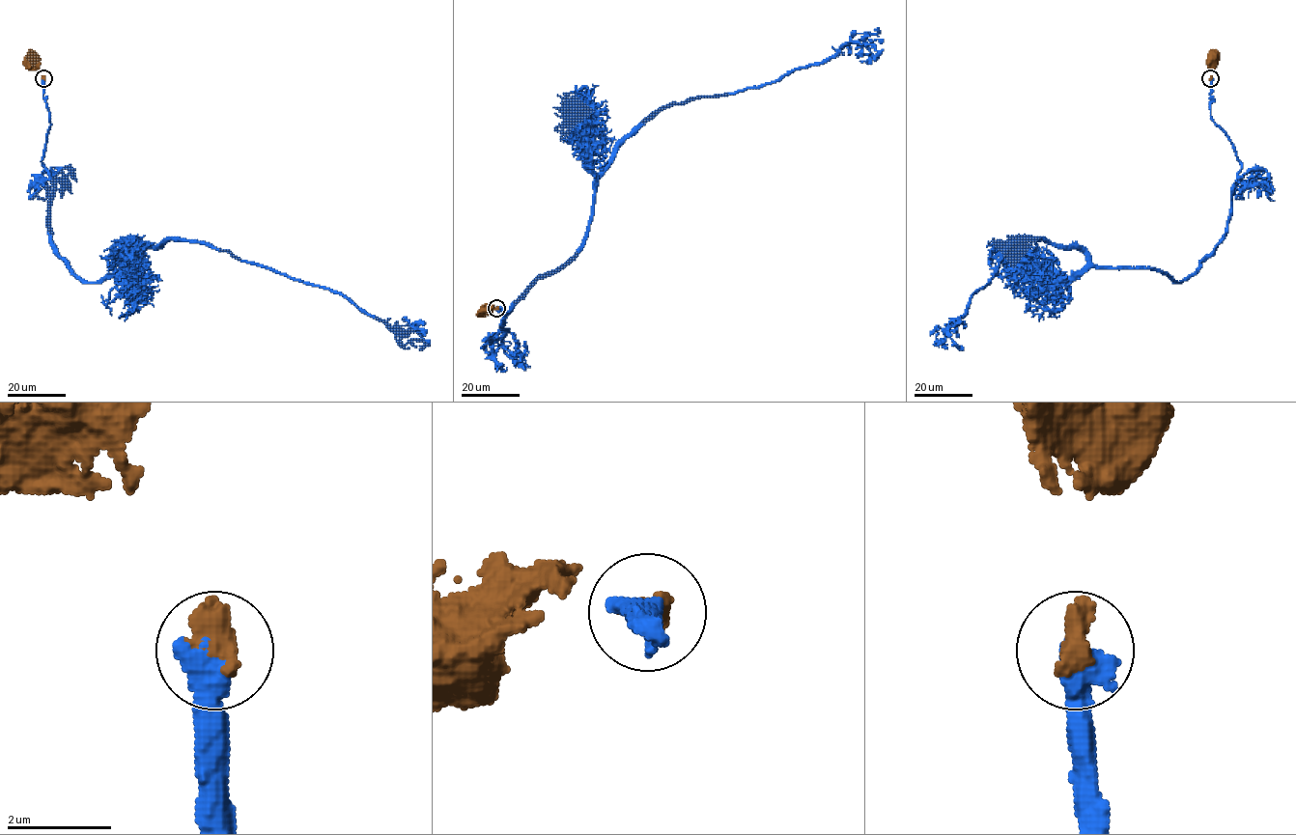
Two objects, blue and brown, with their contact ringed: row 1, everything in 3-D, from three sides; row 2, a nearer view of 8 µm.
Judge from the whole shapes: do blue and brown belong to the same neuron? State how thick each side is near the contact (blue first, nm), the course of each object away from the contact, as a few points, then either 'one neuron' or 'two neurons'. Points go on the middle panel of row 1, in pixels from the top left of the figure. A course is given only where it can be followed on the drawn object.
calibres 600 and 600 nm; course blue (496, 308), (499, 339), (511, 307), (582, 242), (614, 151), (661, 110), (778, 81), (849, 43), (873, 58); course brown (496, 308), (482, 308), (486, 310); one neuron

